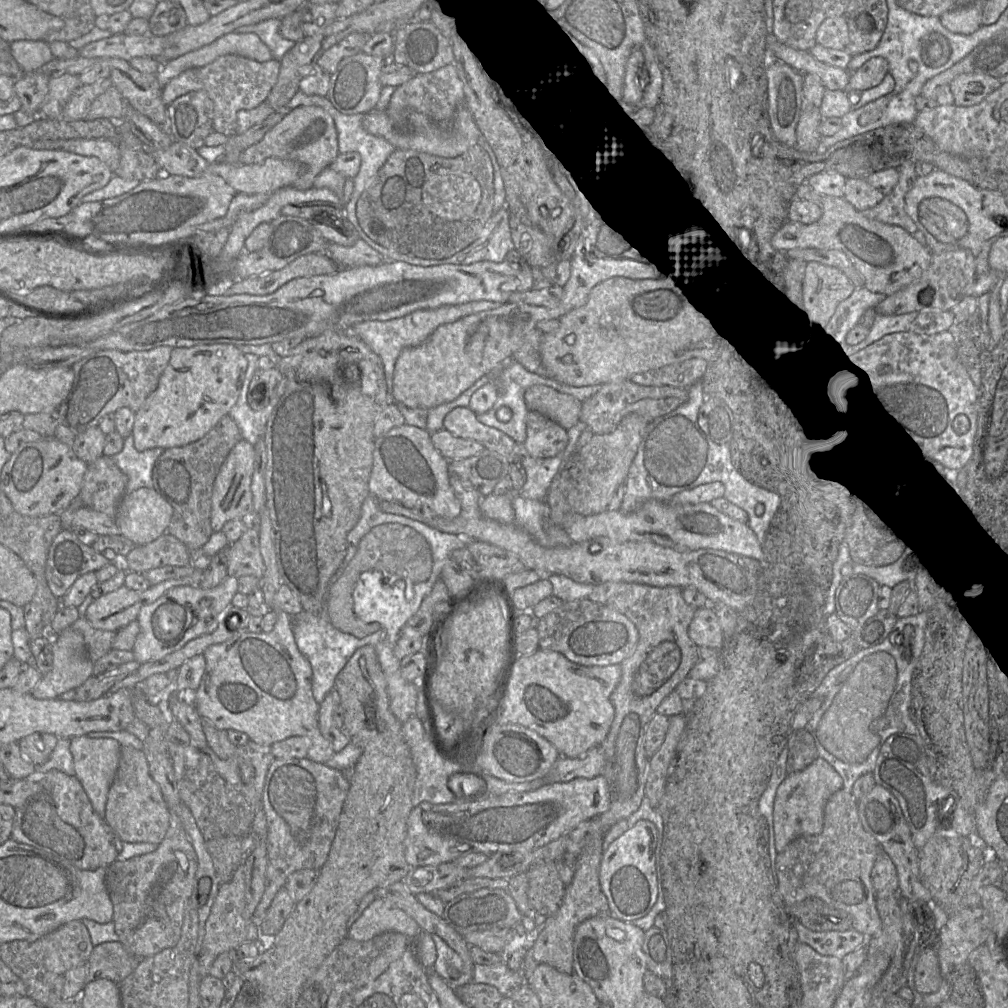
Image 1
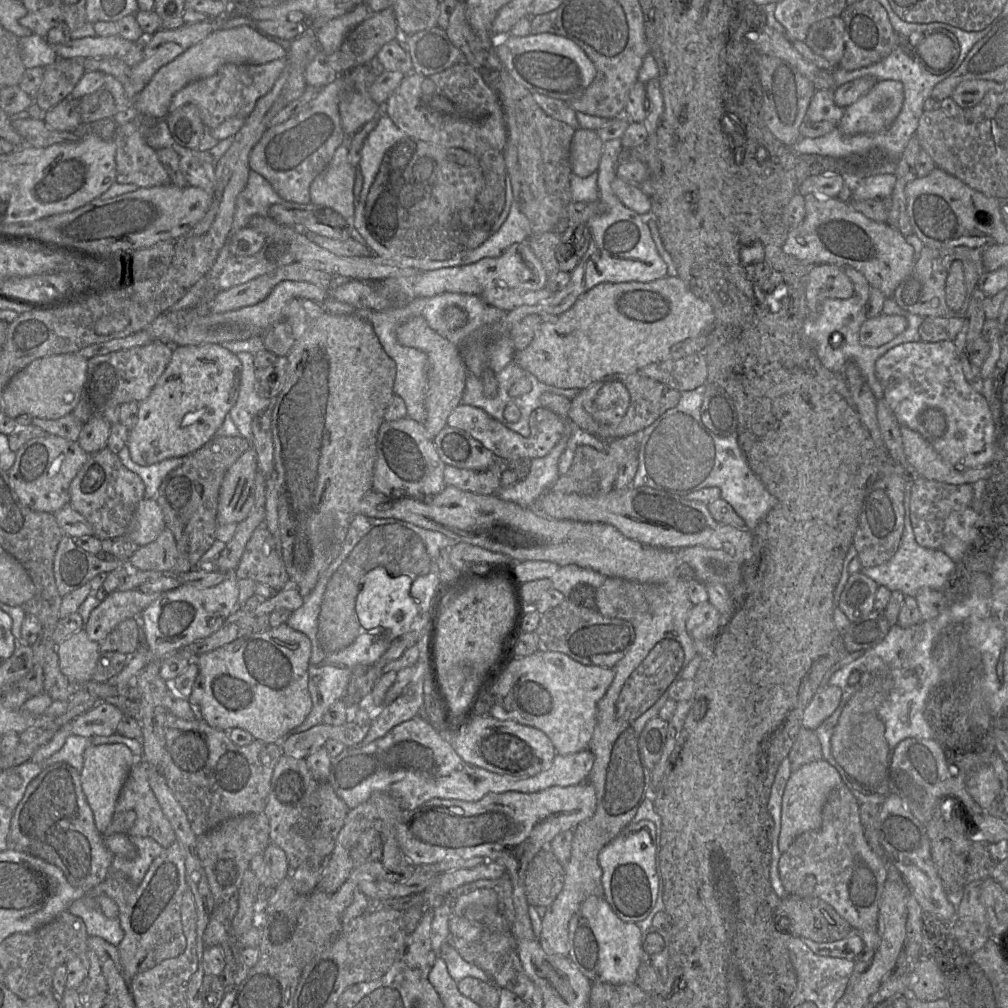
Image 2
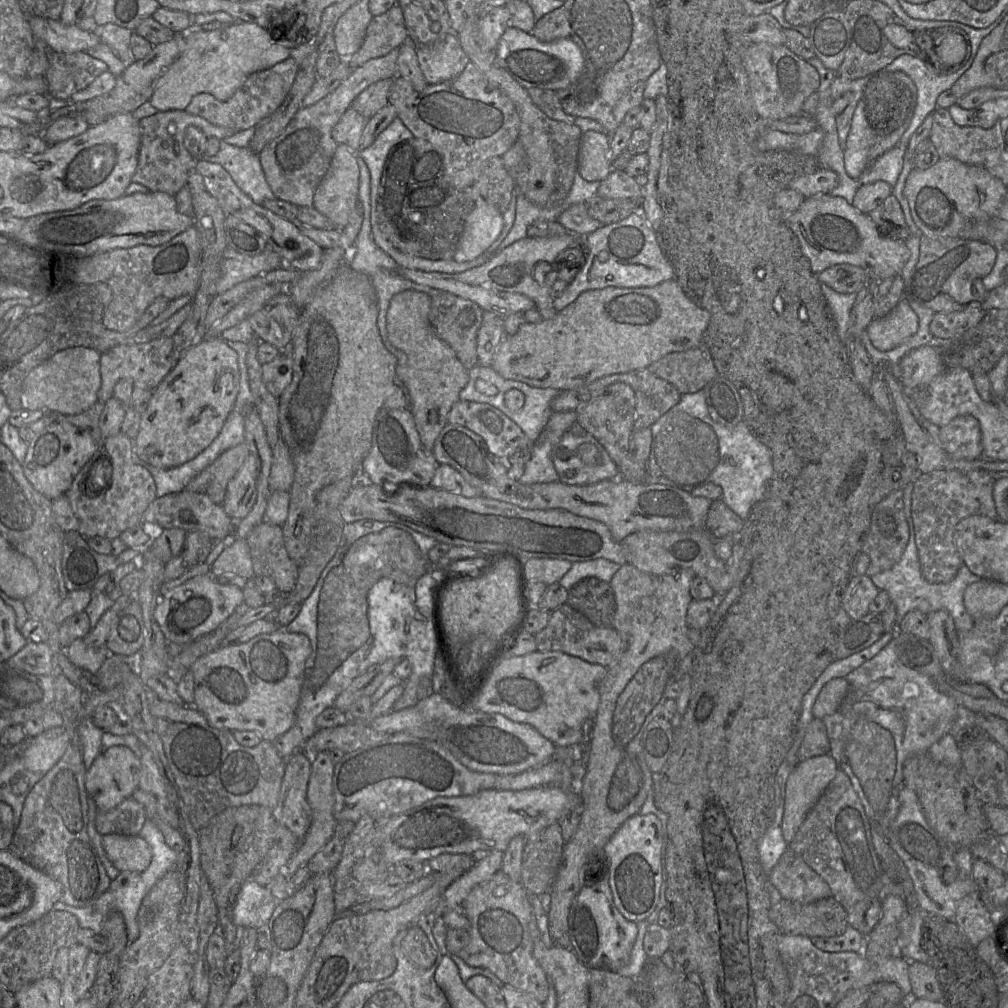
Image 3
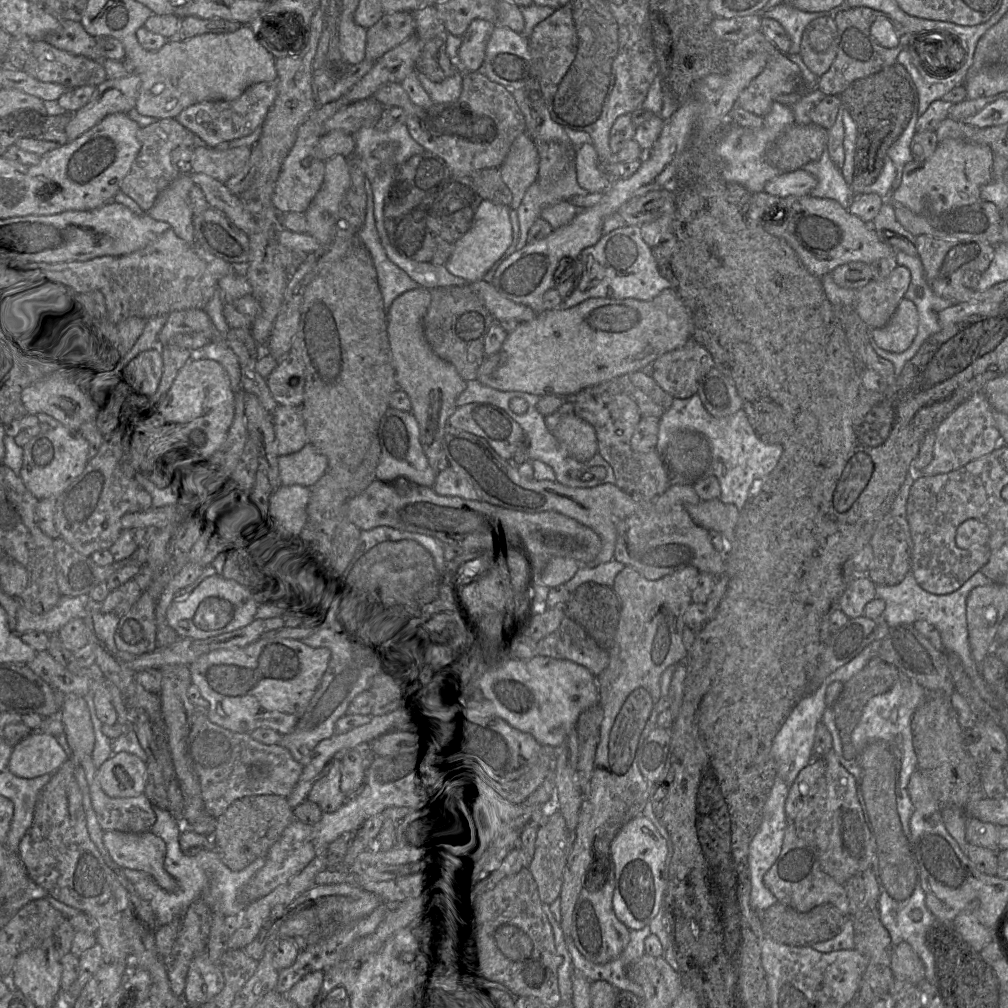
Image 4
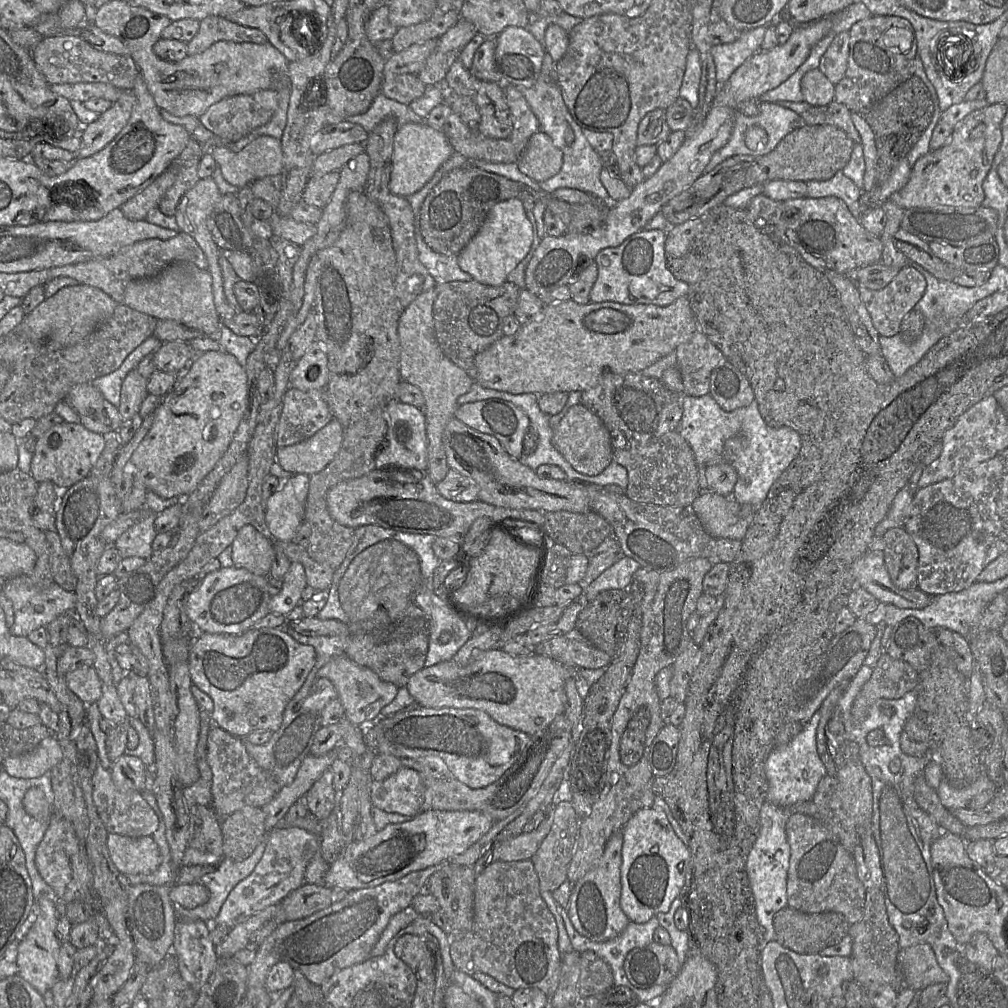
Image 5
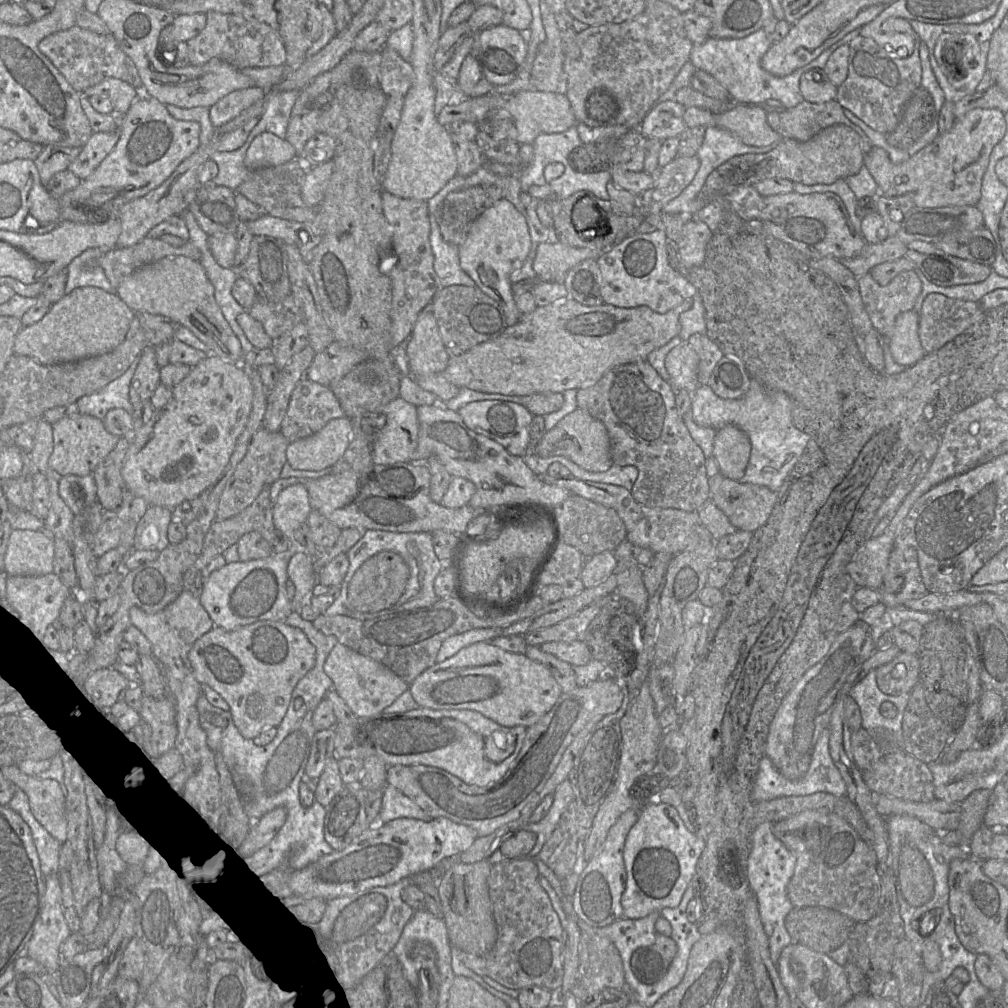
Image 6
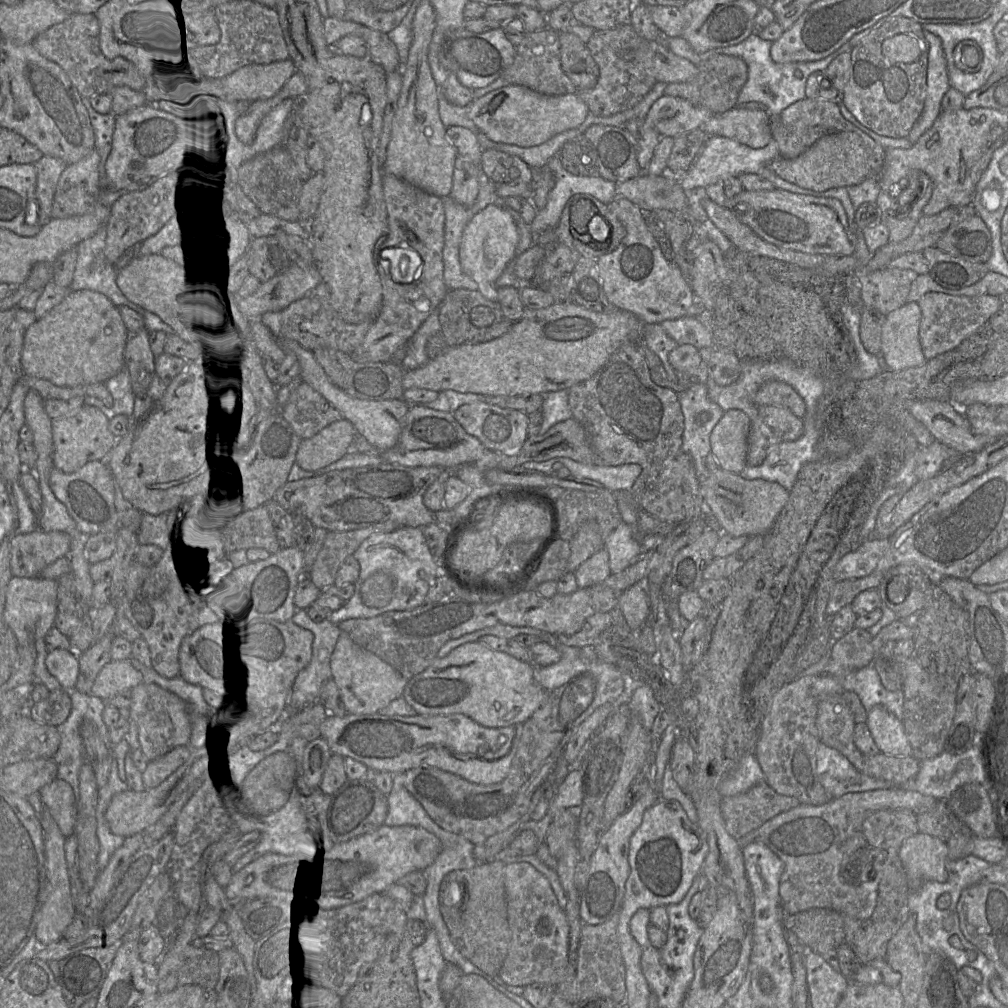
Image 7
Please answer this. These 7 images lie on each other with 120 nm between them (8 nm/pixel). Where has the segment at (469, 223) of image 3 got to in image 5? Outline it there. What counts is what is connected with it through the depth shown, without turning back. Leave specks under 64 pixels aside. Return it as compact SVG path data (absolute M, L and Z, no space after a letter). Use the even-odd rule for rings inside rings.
M511 198L494 205L489 211L477 234L469 241L458 256L461 269L470 274L474 281L489 286L500 286L507 281L508 275L527 256L533 243L532 225L526 215L523 201Z

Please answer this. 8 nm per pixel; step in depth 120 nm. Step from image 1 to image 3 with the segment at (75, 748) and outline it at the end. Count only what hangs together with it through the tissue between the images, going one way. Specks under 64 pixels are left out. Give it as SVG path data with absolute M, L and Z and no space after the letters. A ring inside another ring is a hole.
M113 746L101 751L86 770L84 777L85 790L97 810L107 812L131 797L138 784L139 770L140 761L130 749Z

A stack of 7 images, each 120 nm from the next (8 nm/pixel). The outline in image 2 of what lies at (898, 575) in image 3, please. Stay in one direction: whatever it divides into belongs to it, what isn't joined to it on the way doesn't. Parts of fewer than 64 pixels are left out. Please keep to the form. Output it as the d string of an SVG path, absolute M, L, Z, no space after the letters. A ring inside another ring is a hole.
M905 514L904 531L896 553L885 563L862 568L861 573L873 579L879 586L885 586L891 591L900 591L904 596L915 597L923 588L931 588L944 591L952 579L956 564L941 549L930 549L916 542L910 516Z

